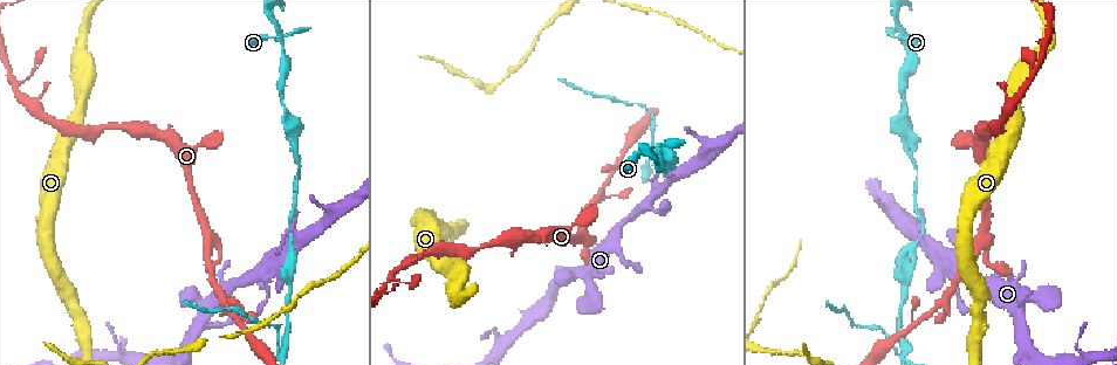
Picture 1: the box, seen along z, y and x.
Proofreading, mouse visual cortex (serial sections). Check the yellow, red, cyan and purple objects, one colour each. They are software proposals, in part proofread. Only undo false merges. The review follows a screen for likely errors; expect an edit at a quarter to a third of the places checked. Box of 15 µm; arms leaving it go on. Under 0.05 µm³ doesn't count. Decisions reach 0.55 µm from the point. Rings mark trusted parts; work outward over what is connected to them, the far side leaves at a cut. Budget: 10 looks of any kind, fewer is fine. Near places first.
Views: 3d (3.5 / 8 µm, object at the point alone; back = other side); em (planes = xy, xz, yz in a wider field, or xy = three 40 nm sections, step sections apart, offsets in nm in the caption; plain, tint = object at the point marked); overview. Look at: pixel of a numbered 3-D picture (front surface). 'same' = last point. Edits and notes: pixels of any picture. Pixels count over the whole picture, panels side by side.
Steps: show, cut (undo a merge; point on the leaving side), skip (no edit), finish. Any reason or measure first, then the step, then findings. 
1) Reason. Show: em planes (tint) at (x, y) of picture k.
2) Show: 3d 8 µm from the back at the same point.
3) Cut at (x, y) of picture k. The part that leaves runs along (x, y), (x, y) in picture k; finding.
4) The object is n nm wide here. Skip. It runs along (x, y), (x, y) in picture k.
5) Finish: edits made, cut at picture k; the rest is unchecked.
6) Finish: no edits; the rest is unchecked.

Thin neck. Show: 3d 3.5 µm at (279, 41) of picture 1.

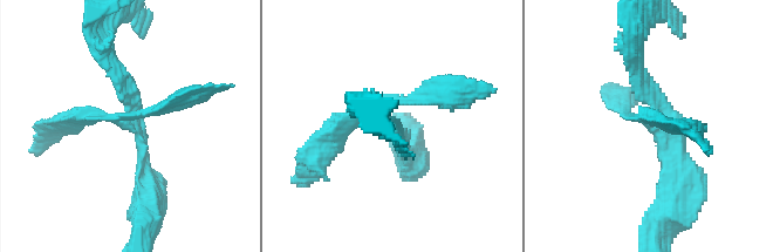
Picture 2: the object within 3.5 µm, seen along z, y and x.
Show: em xy step 2 (tint) at (128, 122) of picture 2.

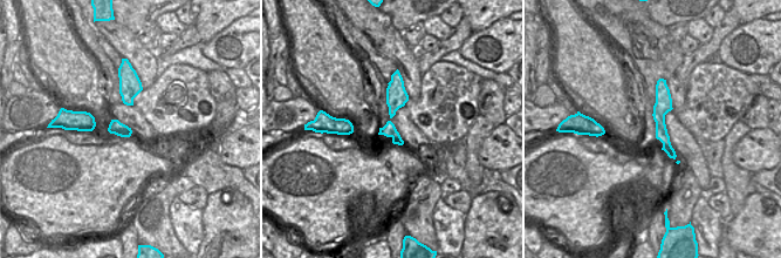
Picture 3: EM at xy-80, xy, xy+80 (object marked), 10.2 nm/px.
The object is 140 nm wide here. Skip. It runs along (663, 82), (660, 133), (672, 155) in picture 3; one cell here.

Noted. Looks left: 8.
Show: 3d 3.5 µm at (907, 117) of picture 1.

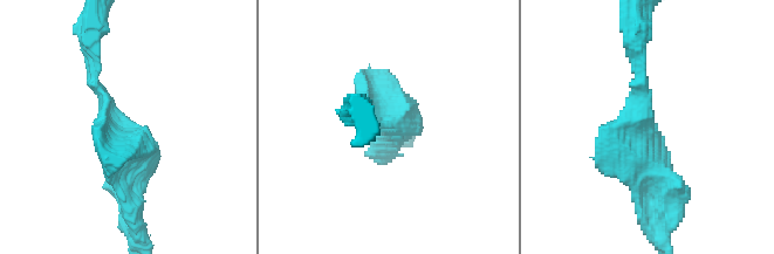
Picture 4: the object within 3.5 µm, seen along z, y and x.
Skip. Continuous, no second cell.

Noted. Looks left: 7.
Abrupt turn. Show: 3d 3.5 µm at (291, 255) of picture 1.

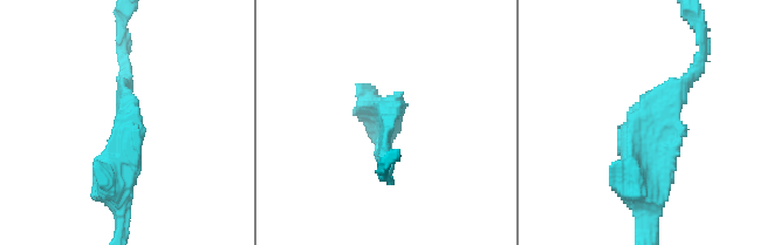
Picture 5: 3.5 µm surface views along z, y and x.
Show: em xy step 3 (tint) at (636, 129) of picture 5.

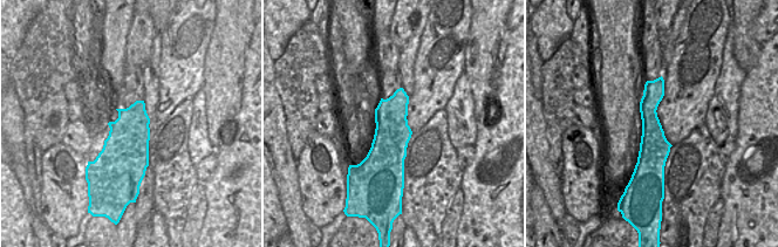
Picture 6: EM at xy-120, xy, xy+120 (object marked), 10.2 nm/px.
The object is 360 nm wide here. Skip. It runs along (660, 81), (650, 100), (649, 173) in picture 6; all the same cell.

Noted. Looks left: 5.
Show: 3d 3.5 µm at (898, 353) of picture 1.

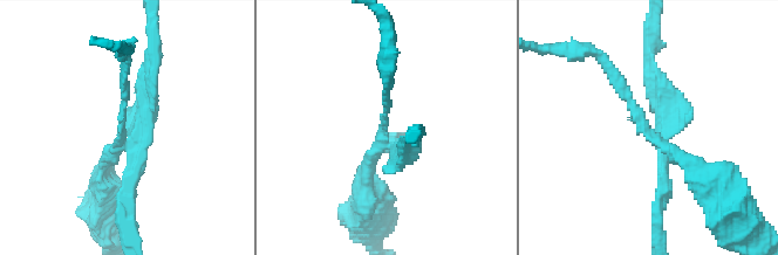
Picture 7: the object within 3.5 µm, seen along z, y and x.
Show: em xy step 3 (tint) at (384, 125) of picture 7.

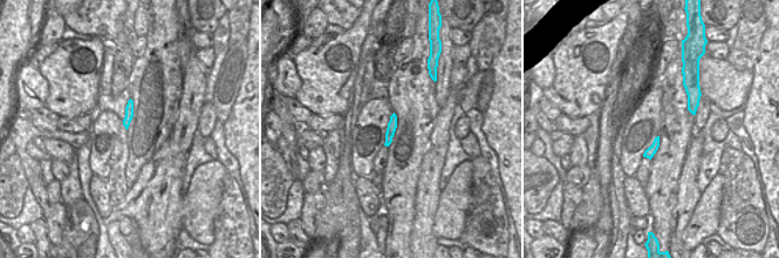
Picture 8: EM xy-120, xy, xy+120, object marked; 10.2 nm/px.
The arms are 150, 150, 150, 200 nm wide. Skip. It runs along (394, 117), (388, 142) in picture 8; all the same cell.

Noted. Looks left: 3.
Finish: no edits; the rest is unchecked.

